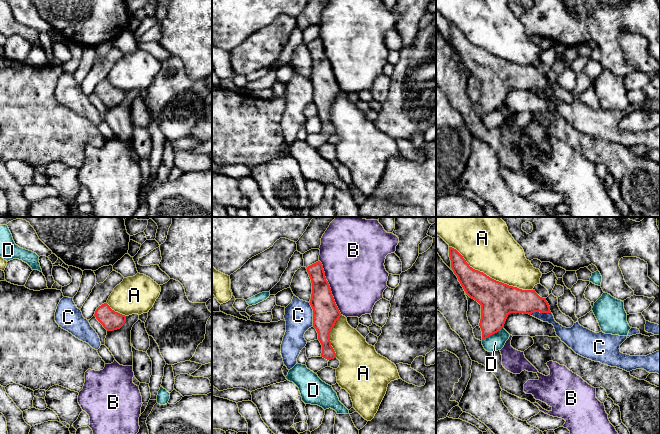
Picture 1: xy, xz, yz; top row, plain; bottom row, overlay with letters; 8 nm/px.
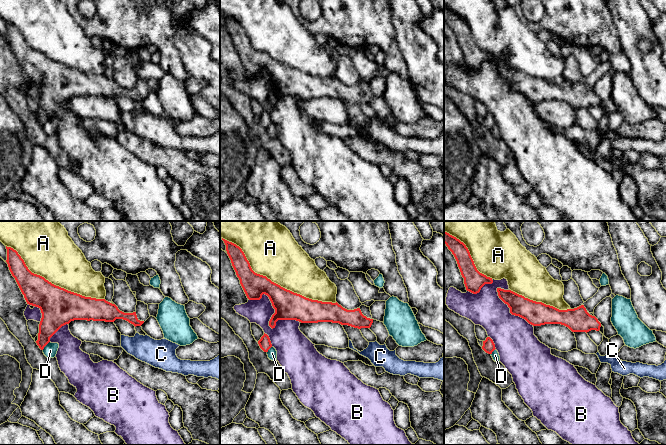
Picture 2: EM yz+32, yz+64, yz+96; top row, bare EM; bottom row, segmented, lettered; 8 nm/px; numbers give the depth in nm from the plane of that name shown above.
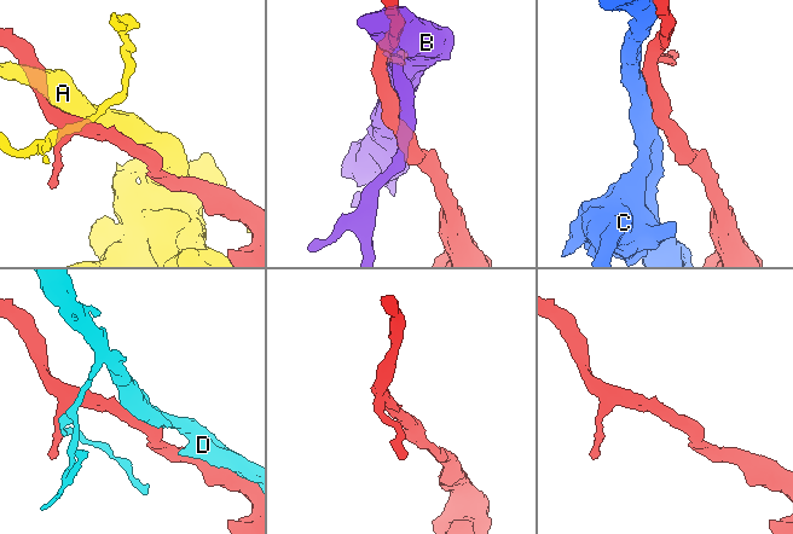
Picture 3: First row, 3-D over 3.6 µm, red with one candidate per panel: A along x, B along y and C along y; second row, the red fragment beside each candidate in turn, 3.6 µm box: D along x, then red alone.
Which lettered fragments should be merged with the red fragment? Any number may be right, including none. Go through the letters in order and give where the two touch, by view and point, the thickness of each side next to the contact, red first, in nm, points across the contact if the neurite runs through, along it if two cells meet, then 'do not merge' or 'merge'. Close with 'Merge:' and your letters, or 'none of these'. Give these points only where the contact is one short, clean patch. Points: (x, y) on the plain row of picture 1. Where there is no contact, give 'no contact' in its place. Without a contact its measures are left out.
A: yz (489, 53) | 280/400 nm | do not merge
B: xz (329, 63) | 200/480 nm | do not merge
C: xz (313, 90) | 200/220 nm | do not merge
D: yz (492, 110) | 260/140 nm | do not merge
Merge: none of these

